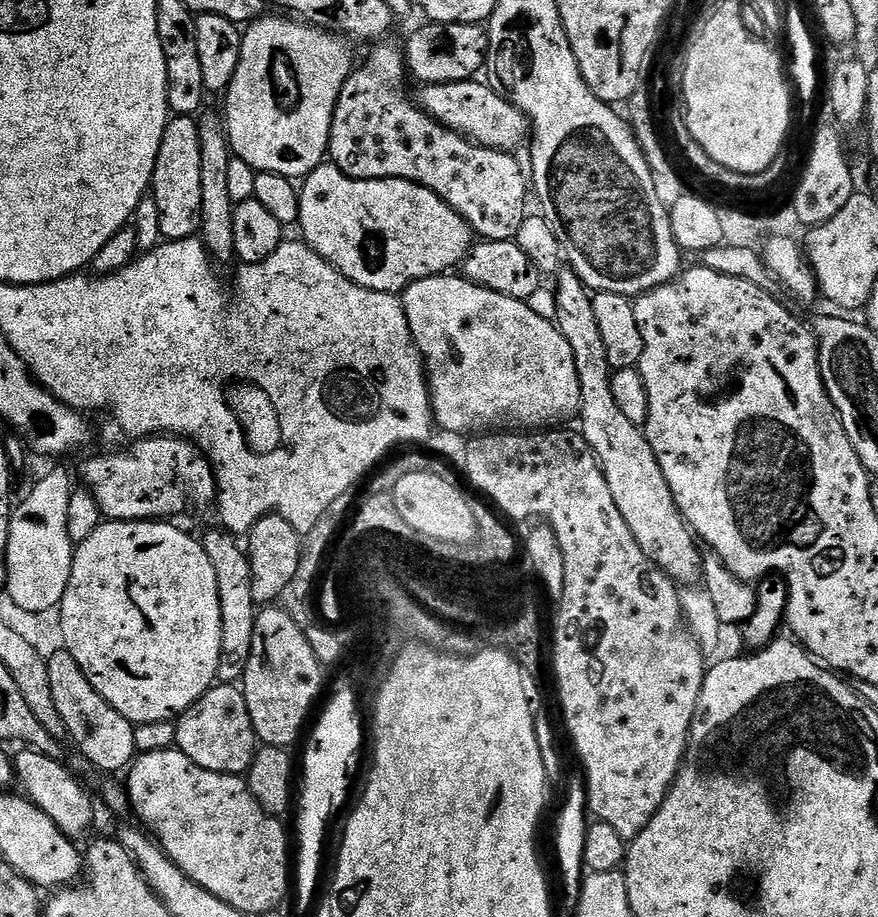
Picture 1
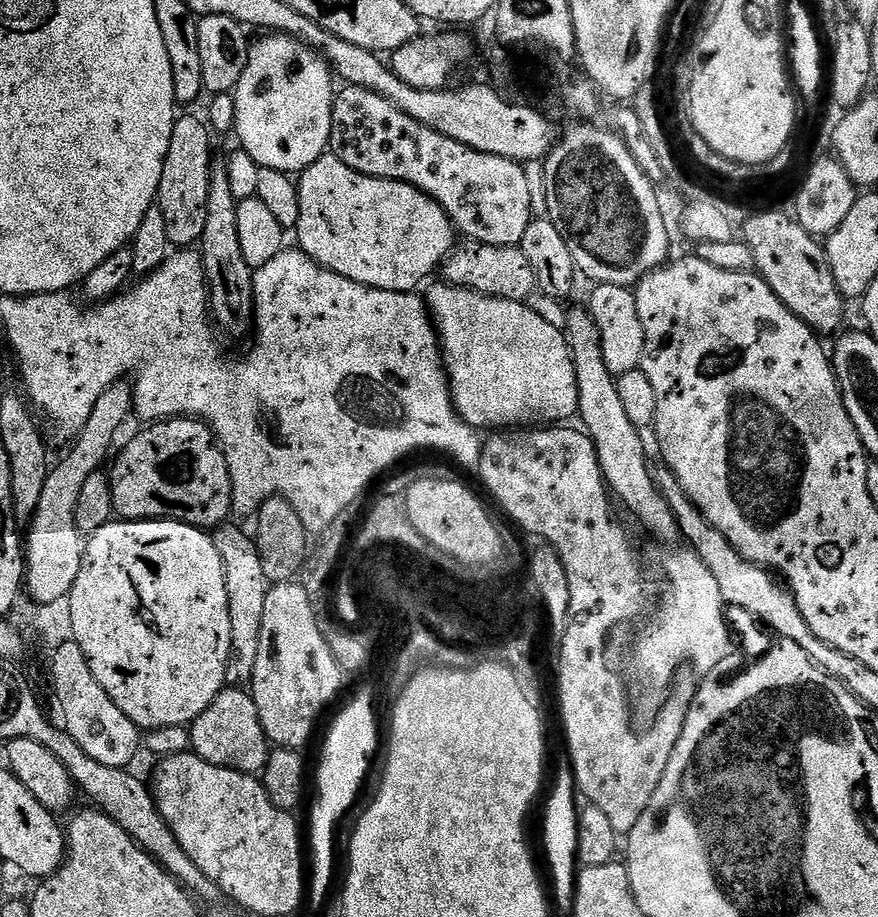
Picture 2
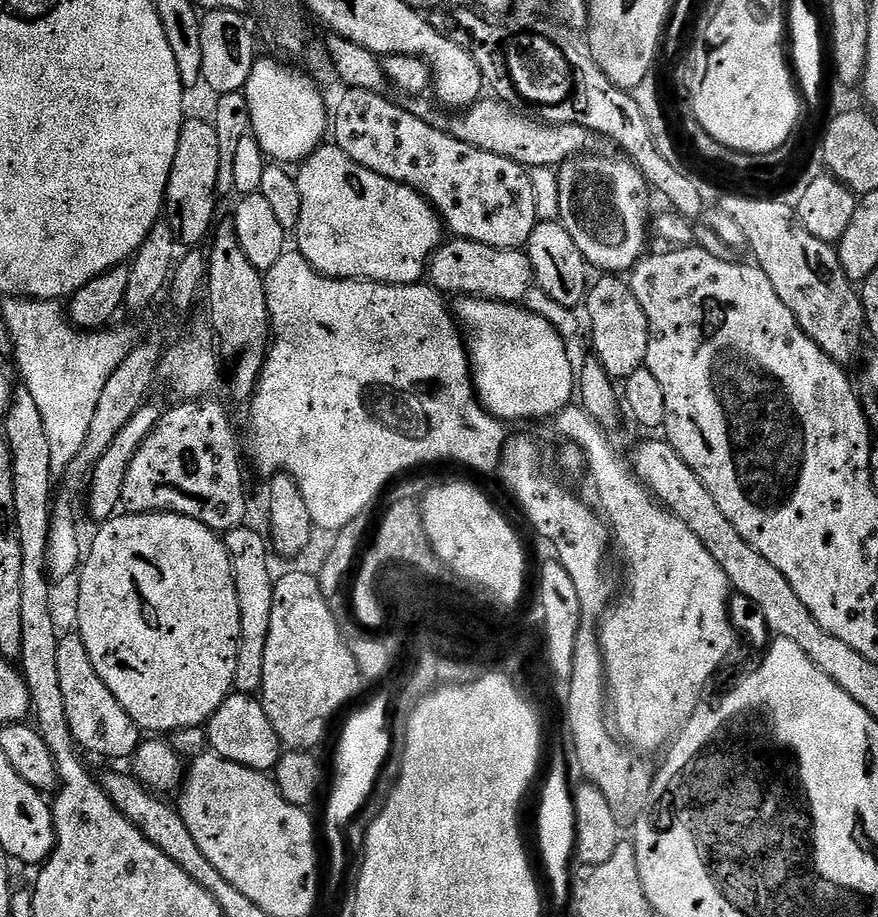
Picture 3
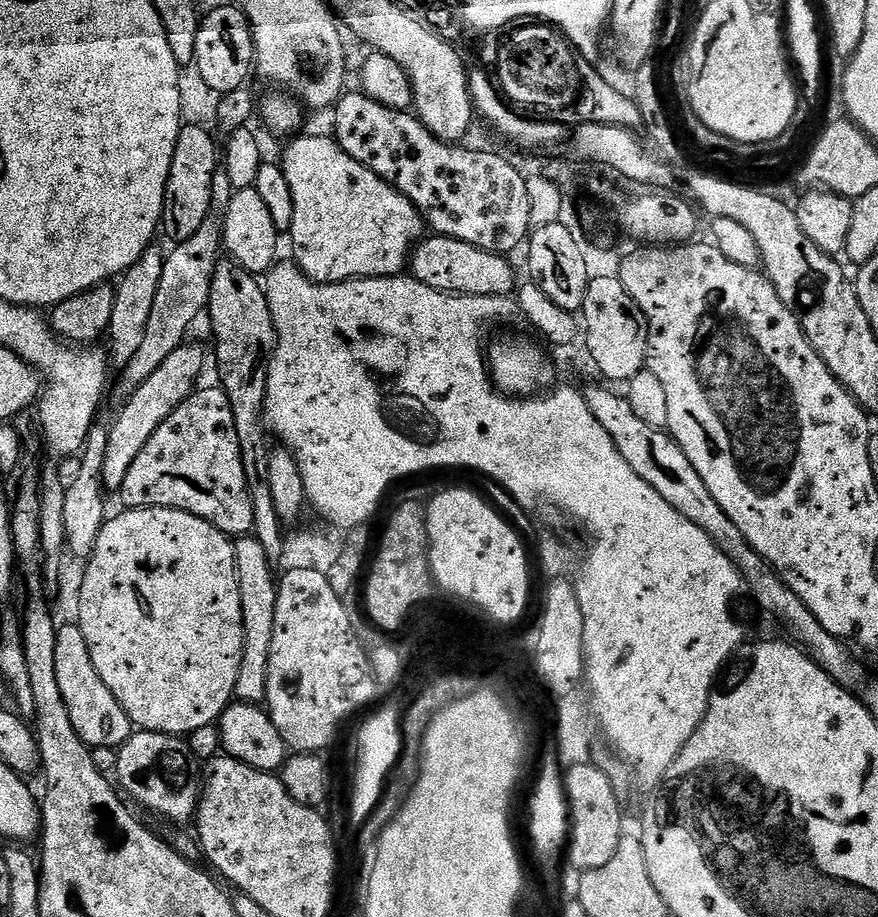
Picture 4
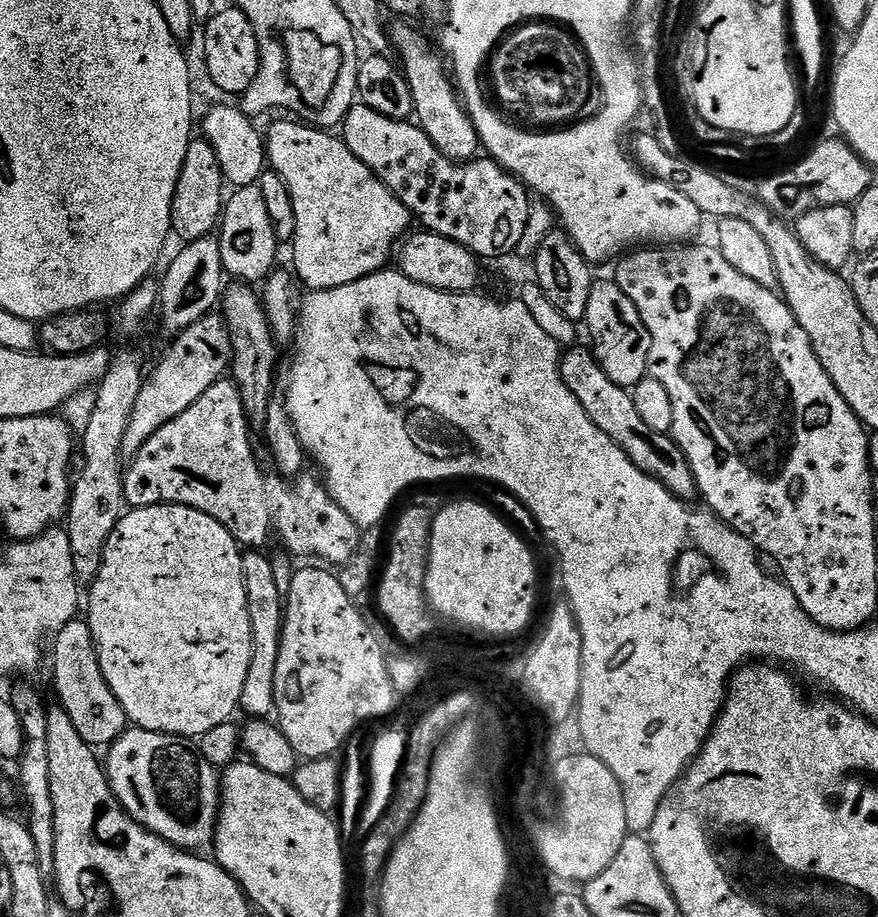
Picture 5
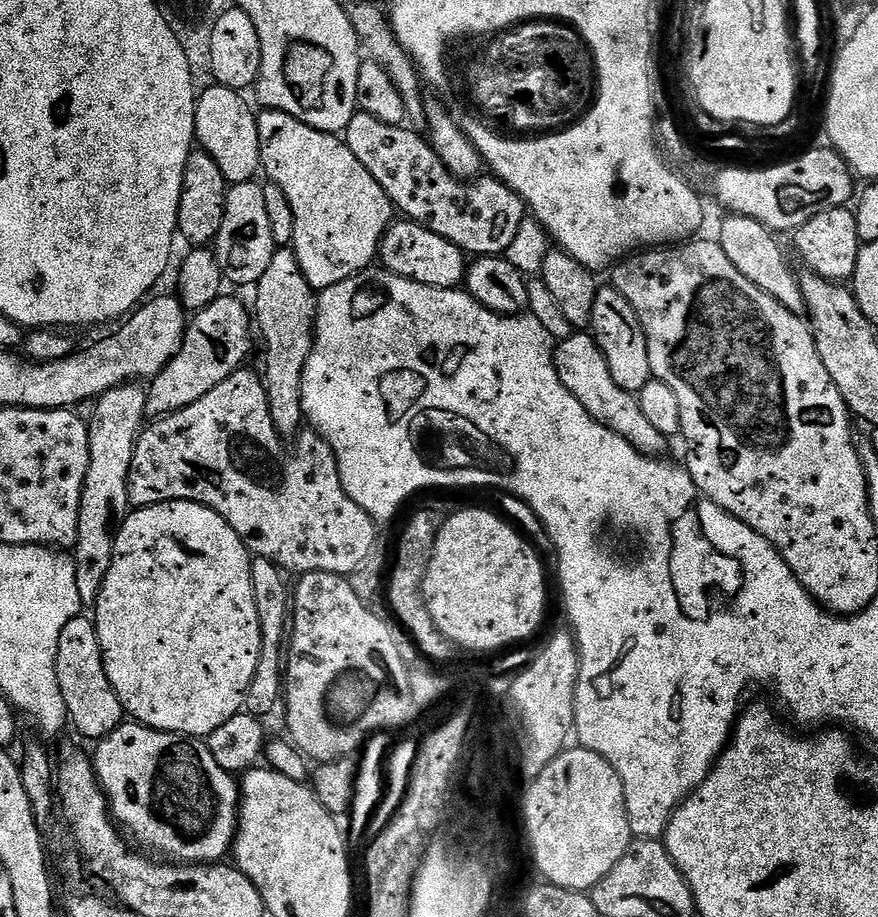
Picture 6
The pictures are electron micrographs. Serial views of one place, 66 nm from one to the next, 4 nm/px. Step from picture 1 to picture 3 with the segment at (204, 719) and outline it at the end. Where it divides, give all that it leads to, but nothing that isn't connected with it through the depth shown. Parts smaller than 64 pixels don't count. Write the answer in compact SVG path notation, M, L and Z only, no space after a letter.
M231 693L215 711L206 725L209 749L227 761L236 762L248 769L270 772L282 755L282 745L266 718L259 699L247 693Z

